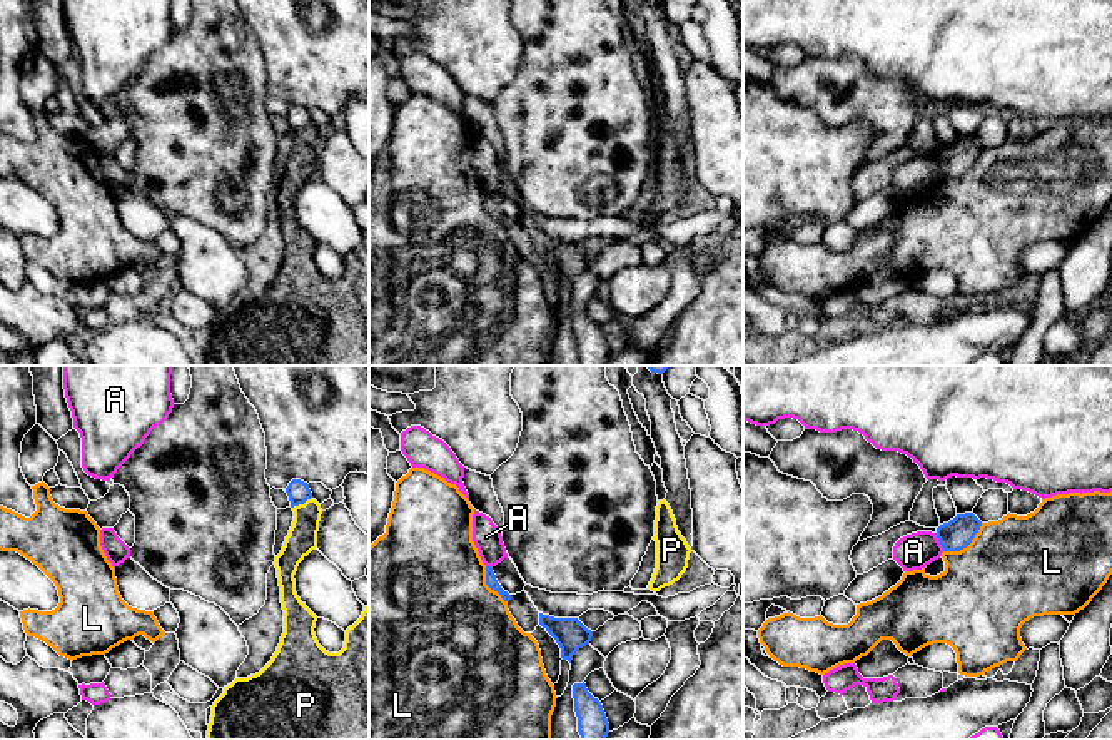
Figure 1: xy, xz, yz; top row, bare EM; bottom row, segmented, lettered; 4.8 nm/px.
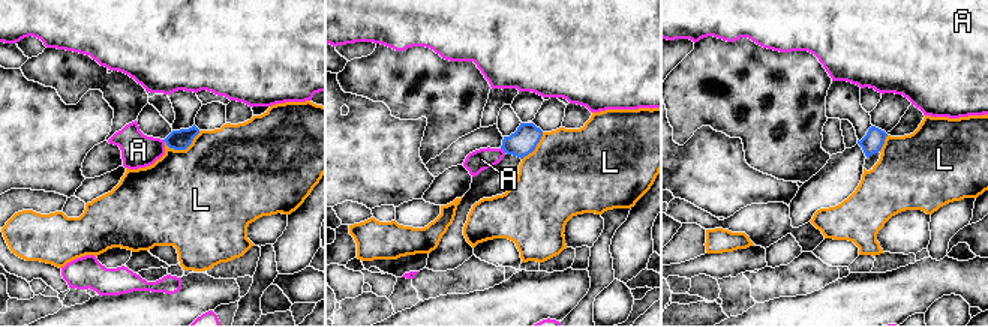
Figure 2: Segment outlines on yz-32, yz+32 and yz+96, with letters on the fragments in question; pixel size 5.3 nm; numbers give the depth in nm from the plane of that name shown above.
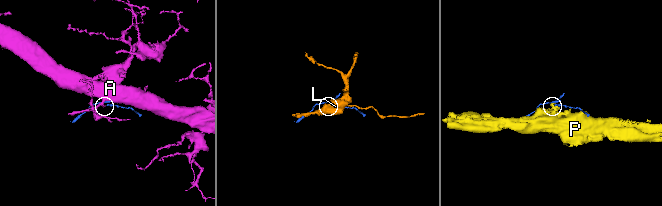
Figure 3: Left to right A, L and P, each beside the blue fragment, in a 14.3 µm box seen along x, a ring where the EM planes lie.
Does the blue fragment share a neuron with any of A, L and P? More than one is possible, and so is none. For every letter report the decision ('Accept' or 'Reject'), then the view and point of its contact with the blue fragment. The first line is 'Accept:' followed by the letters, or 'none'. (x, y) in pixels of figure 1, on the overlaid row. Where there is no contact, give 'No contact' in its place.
Accept: none
A: Reject. Touches blue at yz (939, 540)
L: Reject. Touches blue at yz (965, 547)
P: Reject. Touches blue at xy (301, 503)

